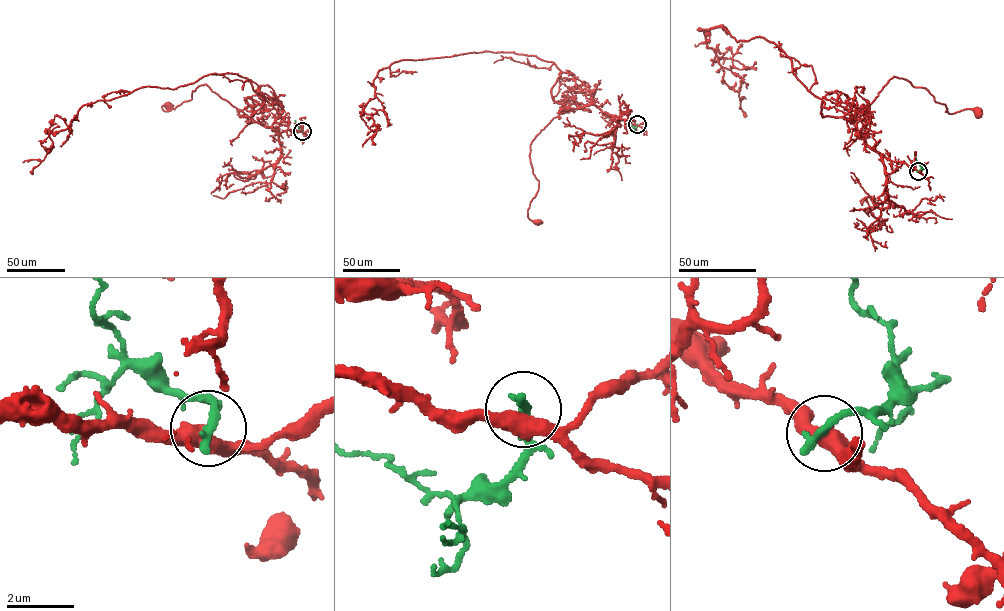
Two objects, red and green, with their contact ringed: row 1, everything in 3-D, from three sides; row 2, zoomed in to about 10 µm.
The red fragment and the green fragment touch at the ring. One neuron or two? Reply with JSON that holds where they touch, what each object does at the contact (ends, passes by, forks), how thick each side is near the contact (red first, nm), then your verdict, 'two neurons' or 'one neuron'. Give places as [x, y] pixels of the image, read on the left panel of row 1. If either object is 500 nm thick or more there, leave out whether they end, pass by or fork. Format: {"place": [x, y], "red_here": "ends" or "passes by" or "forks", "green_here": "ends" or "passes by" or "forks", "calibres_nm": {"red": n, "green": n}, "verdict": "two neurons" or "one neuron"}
{"place": [302, 131], "red_here": "passes by", "green_here": "ends", "calibres_nm": {"red": 460, "green": 320}, "verdict": "two neurons"}

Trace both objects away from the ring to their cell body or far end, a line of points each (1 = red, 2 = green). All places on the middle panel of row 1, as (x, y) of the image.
1: (637, 124), (613, 121), (594, 105), (553, 119), (530, 144), (539, 182), (527, 214), (538, 221)
2: (637, 124), (635, 127), (625, 123)

